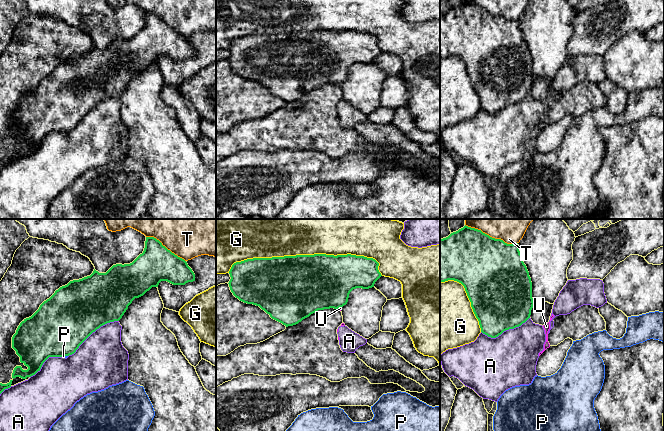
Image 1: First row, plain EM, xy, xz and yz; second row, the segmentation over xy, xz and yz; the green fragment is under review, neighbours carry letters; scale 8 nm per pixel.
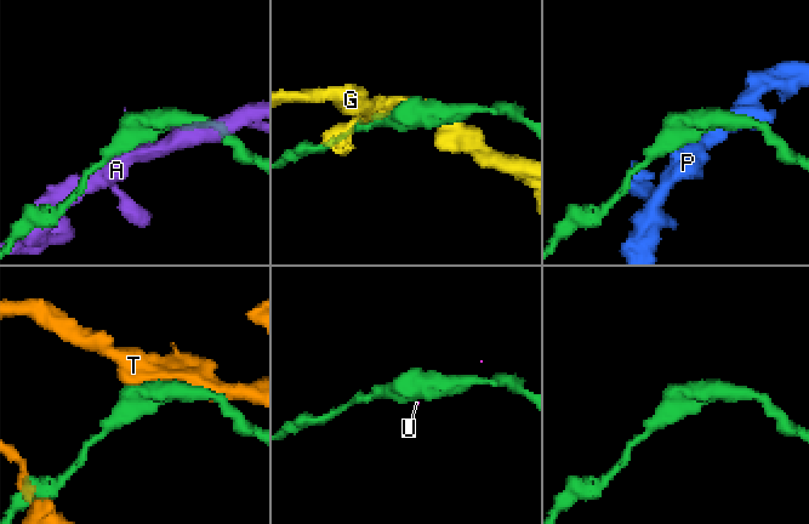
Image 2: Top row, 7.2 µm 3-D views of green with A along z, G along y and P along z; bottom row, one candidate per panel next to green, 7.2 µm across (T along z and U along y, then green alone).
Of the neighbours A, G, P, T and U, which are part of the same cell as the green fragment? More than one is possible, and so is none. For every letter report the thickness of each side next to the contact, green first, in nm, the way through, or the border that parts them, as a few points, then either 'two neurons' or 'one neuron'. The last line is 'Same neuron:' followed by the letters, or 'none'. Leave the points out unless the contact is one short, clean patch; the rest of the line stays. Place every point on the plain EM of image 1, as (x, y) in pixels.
A: 460 nm thick on the green side, 420 nm on the other; two neurons
G: 480 nm thick on the green side, 260 nm on the other; two neurons
P: 440 nm thick on the green side, 20 nm on the other; border along xy (67, 131), (62, 132); two neurons
T: 500 nm thick on the green side, 160 nm on the other; two neurons
U: 440 nm thick on the green side, 20 nm on the other; two neurons
Same neuron: none

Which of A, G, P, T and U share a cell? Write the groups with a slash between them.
A U / G / P / T

